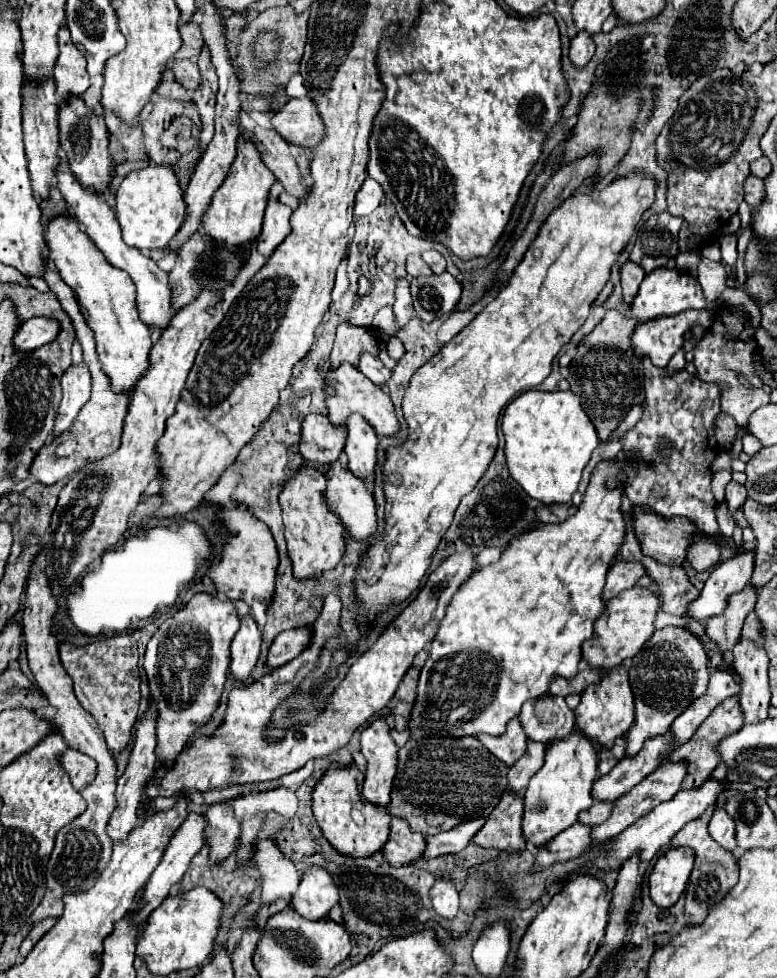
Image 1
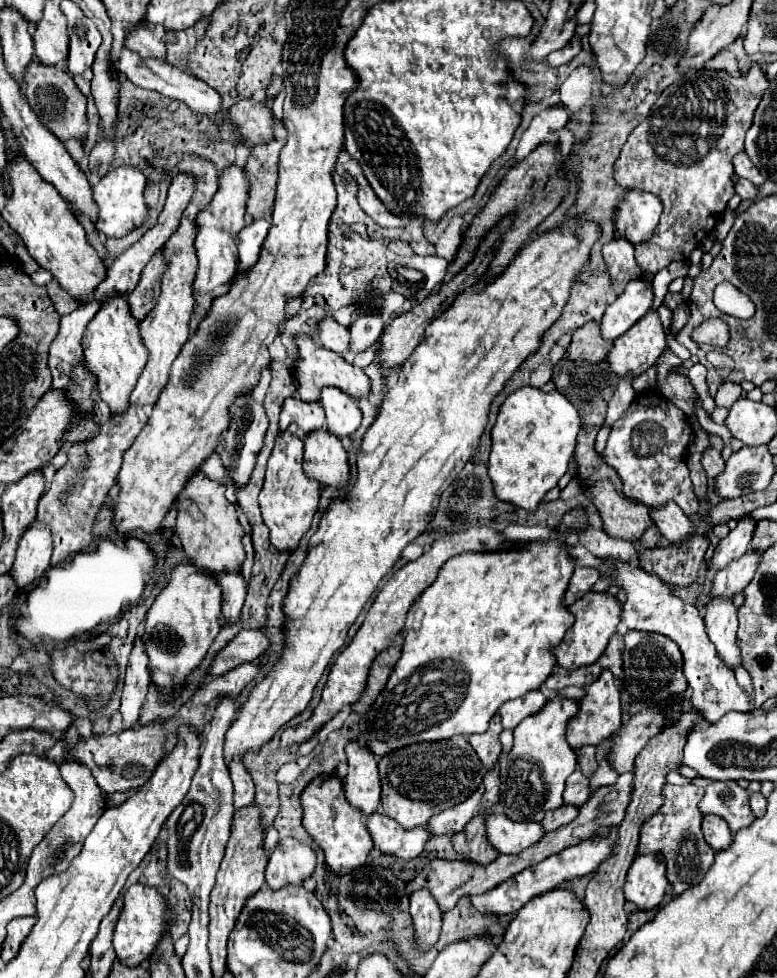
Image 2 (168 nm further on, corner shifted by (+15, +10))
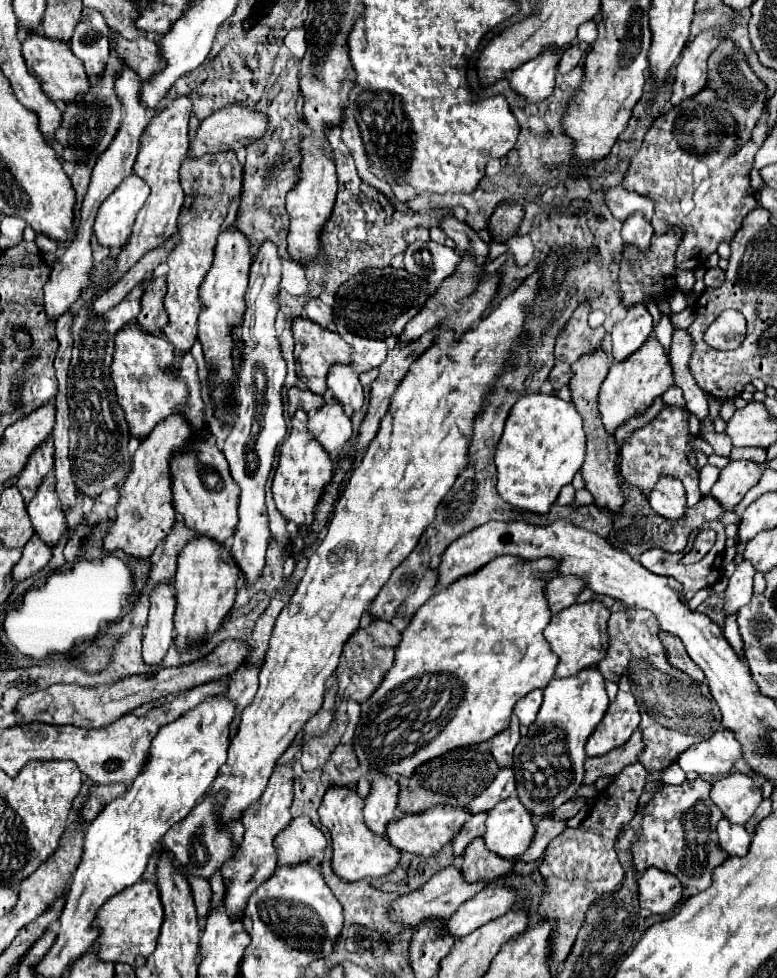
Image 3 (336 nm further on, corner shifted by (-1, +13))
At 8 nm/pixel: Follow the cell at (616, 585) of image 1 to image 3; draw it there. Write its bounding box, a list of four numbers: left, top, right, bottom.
[546,575,586,613]

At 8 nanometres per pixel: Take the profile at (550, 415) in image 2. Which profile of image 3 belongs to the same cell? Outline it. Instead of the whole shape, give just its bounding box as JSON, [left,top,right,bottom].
[496,393,586,513]

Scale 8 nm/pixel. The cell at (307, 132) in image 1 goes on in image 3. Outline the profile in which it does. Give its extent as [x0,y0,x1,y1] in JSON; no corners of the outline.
[188,105,268,157]

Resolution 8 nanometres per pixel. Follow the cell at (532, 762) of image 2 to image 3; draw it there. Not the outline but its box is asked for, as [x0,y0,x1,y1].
[512,667,608,815]

